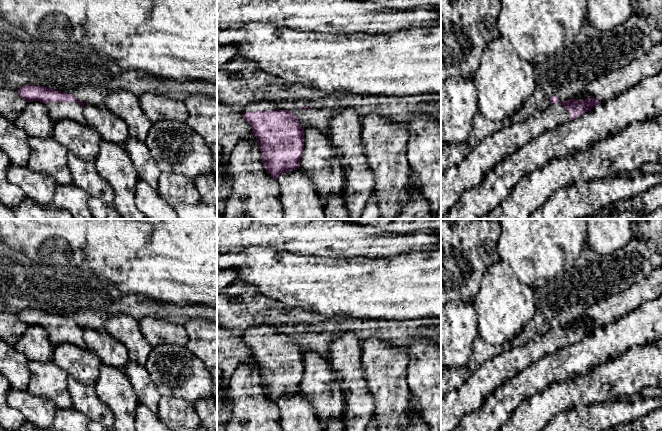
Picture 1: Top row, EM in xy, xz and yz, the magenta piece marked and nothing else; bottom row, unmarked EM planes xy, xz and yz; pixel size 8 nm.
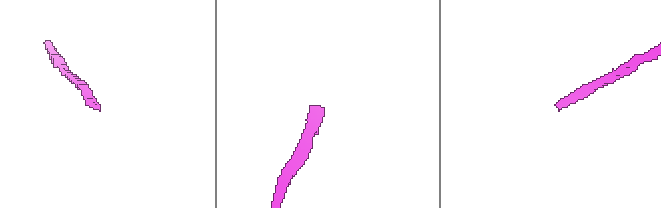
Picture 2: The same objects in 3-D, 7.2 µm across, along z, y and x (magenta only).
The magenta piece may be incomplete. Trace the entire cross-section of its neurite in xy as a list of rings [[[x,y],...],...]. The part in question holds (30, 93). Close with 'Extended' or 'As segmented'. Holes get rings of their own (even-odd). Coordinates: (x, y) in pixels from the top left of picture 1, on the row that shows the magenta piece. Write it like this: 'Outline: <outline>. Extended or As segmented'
Outline: [[[26,85],[18,89],[17,94],[27,102],[40,101],[47,105],[51,119],[74,120],[86,124],[83,116],[84,104],[71,94],[44,86]]]. Extended

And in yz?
Outline: [[[554,94],[550,101],[551,105],[546,110],[535,111],[522,121],[514,120],[509,127],[501,127],[441,175],[441,219],[449,214],[464,191],[480,184],[486,173],[505,157],[532,138],[578,118],[600,103],[593,97],[585,100],[575,100],[573,97],[561,102]]]. Extended

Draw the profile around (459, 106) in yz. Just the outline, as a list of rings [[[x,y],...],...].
[[[451,76],[441,84],[441,141],[445,144],[466,142],[473,132],[473,118],[478,113],[477,89],[472,79]]]

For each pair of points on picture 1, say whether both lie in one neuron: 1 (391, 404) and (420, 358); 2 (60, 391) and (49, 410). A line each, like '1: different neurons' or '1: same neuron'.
1: different neurons
2: different neurons

